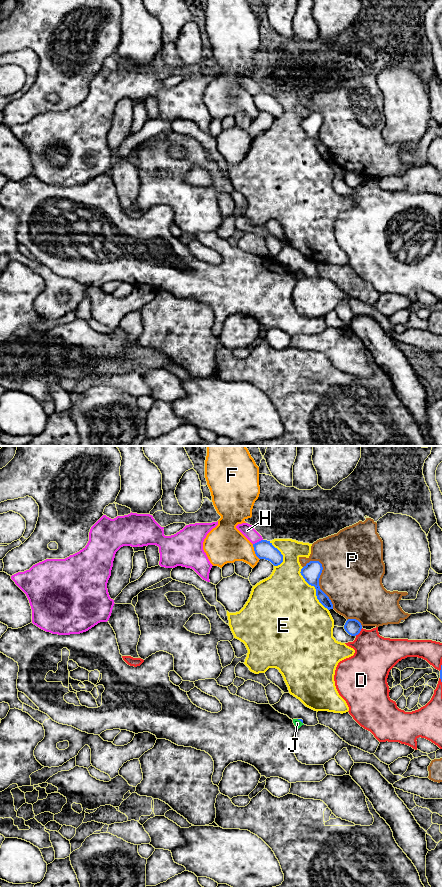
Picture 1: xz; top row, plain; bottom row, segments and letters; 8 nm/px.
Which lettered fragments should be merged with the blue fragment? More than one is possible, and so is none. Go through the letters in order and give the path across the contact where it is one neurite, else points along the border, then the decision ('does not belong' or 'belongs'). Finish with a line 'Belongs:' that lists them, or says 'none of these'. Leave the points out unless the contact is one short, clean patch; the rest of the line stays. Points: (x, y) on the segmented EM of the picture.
D: does not belong
E: does not belong
F: does not belong
H: does not belong
J: border along xz (297, 719), (302, 723); does not belong
P: does not belong
Belongs: none of these

